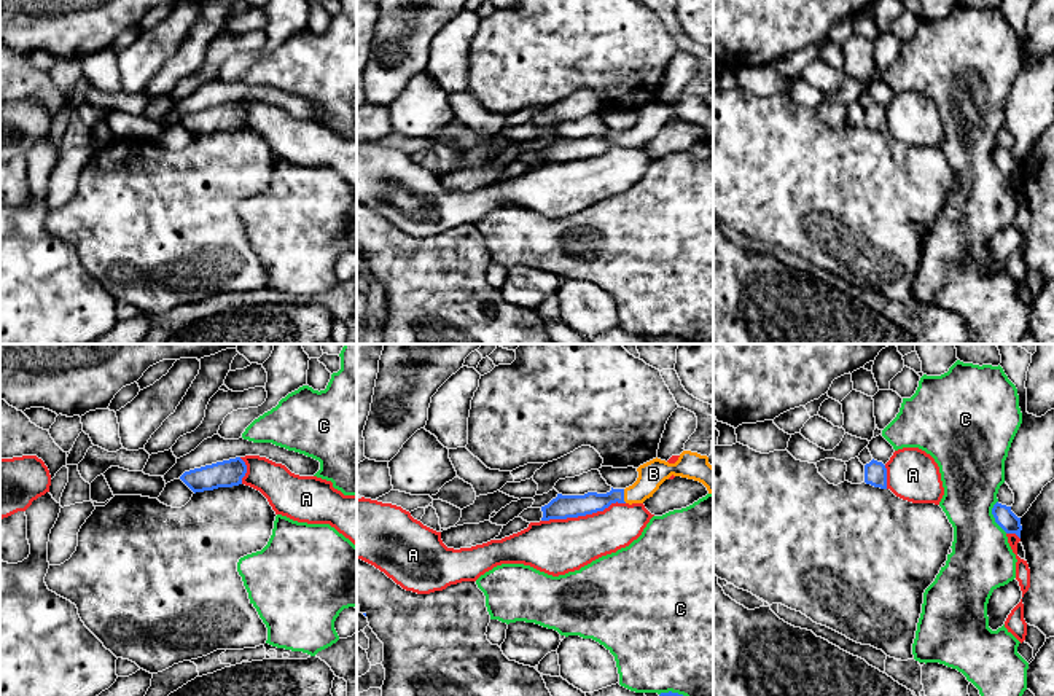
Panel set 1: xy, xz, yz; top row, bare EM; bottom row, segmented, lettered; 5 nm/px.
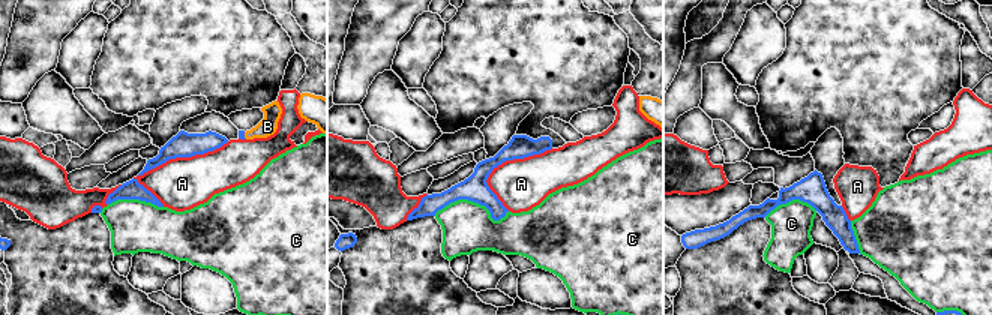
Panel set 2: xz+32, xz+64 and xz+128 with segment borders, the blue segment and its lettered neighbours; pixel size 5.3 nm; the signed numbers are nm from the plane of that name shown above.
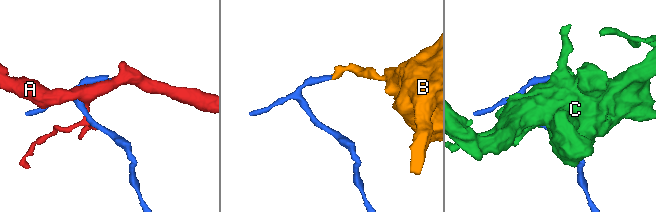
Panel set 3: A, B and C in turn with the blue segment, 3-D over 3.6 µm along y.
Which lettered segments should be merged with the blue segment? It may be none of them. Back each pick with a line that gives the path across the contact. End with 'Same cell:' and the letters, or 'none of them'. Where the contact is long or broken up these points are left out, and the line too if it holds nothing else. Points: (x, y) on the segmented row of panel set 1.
Same cell: none of them

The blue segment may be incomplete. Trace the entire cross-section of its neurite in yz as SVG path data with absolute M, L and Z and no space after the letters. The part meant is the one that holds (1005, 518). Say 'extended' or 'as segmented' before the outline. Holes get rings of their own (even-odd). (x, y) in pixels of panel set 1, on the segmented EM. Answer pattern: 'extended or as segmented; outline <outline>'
as segmented; outline M995 503L992 508L992 514L995 518L995 522L1006 532L1006 534L1016 534L1021 538L1021 518L1017 518L1011 506Z

